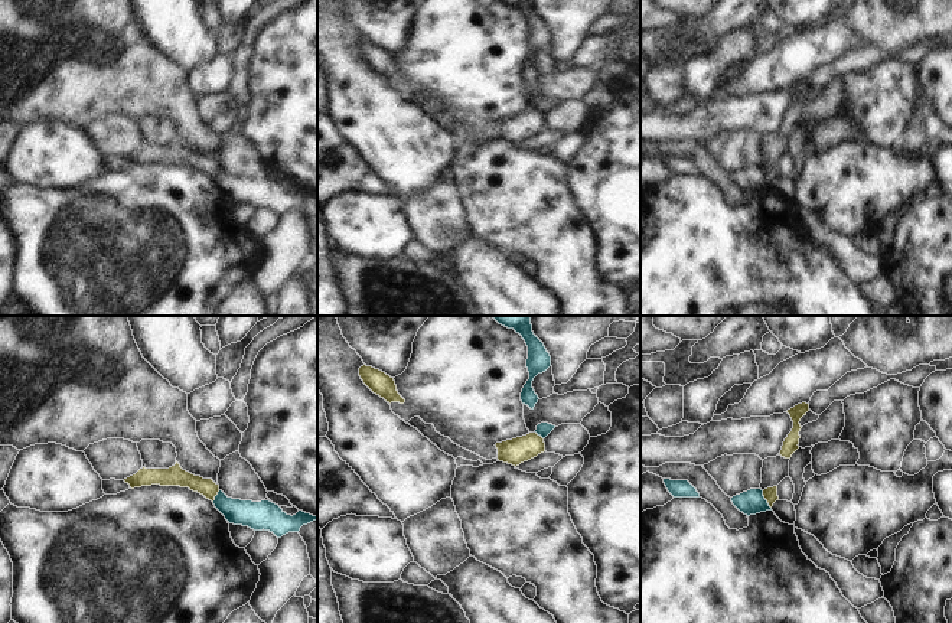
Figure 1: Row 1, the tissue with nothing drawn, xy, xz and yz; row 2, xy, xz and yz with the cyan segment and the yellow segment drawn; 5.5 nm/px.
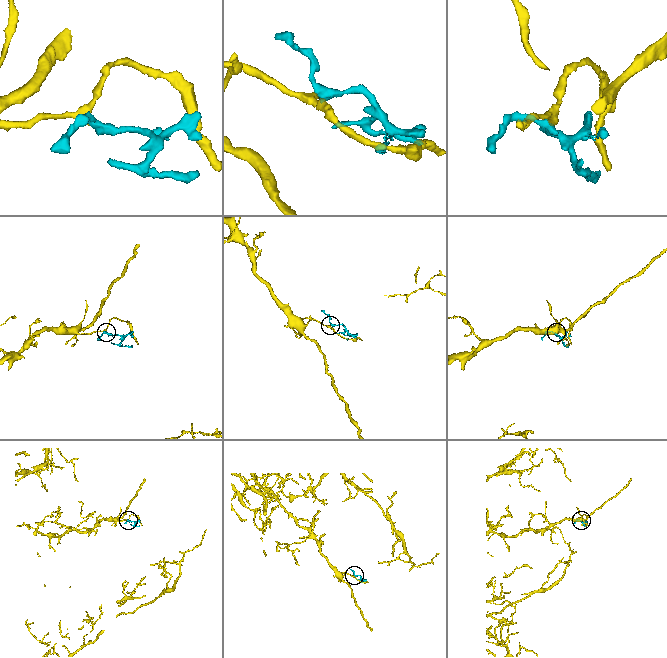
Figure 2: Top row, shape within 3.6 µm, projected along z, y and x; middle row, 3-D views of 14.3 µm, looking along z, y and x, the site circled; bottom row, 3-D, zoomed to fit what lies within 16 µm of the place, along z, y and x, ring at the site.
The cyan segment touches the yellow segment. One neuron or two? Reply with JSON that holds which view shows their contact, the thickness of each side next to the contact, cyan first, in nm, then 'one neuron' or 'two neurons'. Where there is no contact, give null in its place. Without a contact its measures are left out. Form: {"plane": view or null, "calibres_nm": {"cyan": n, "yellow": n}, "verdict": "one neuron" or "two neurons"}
{"plane": "yz", "calibres_nm": {"cyan": 140, "yellow": 80}, "verdict": "two neurons"}

